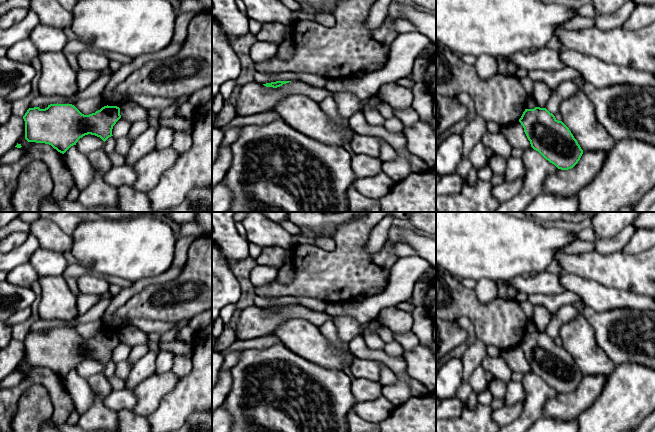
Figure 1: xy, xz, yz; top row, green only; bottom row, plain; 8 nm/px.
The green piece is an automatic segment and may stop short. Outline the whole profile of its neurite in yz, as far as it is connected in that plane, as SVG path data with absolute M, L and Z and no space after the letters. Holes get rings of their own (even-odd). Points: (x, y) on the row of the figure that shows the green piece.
M546 108L525 109L519 122L531 147L558 169L573 168L583 150L569 128Z

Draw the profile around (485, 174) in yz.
M489 166L477 170L477 178L482 181L490 181L494 174Z

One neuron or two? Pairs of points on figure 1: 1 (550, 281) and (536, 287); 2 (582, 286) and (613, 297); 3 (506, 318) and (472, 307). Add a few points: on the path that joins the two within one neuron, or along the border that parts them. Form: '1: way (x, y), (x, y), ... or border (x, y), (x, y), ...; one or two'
1: way (547, 283), (539, 284); one
2: way (590, 292), (598, 297), (605, 297); one
3: way (498, 318), (486, 318), (480, 314); one

